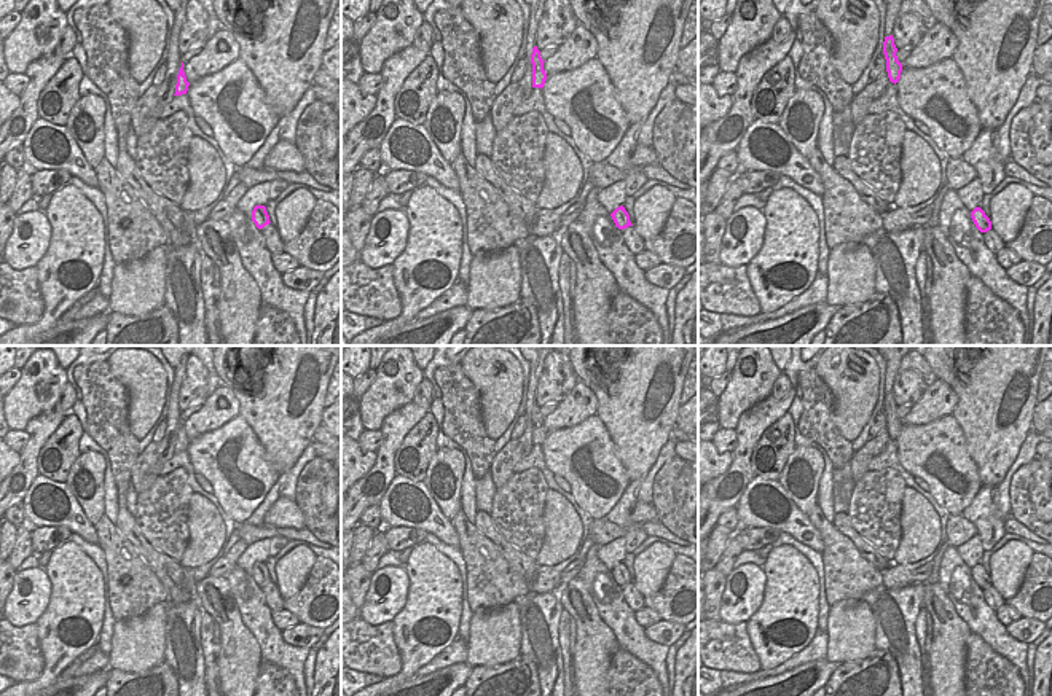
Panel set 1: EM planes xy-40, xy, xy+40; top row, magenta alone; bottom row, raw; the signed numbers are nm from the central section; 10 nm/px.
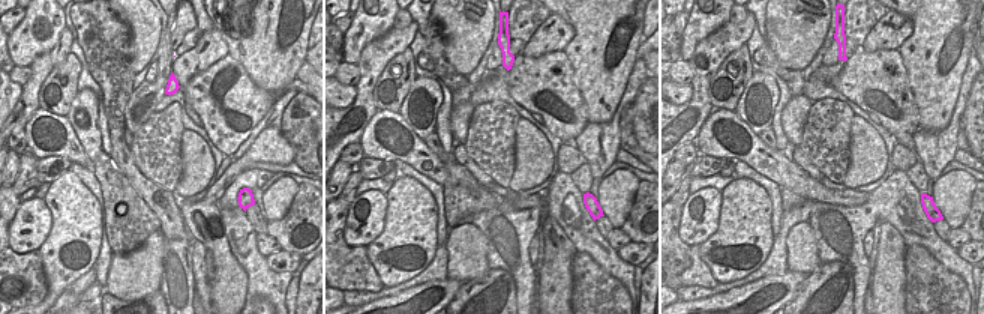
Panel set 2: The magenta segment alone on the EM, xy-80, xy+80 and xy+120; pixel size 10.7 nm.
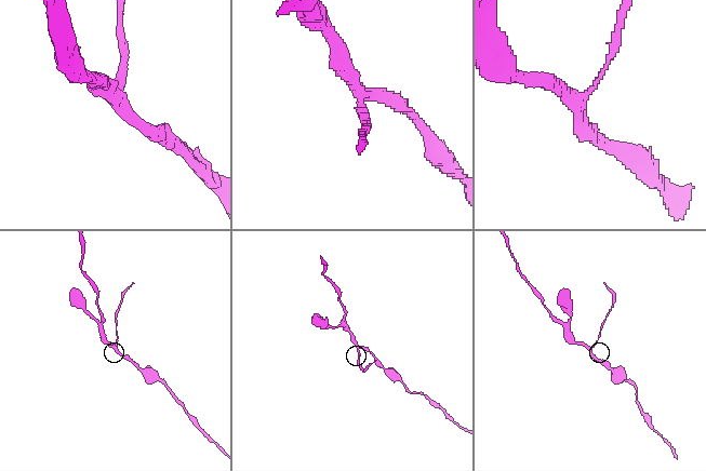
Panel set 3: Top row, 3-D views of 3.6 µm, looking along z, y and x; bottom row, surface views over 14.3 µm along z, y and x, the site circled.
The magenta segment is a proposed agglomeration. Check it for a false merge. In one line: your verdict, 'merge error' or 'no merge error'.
merge error

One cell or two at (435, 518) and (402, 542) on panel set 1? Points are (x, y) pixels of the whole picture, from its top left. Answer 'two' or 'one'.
two

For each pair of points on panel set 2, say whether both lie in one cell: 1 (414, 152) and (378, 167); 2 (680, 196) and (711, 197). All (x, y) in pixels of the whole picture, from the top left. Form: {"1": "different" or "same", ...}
{"1": "different", "2": "different"}

